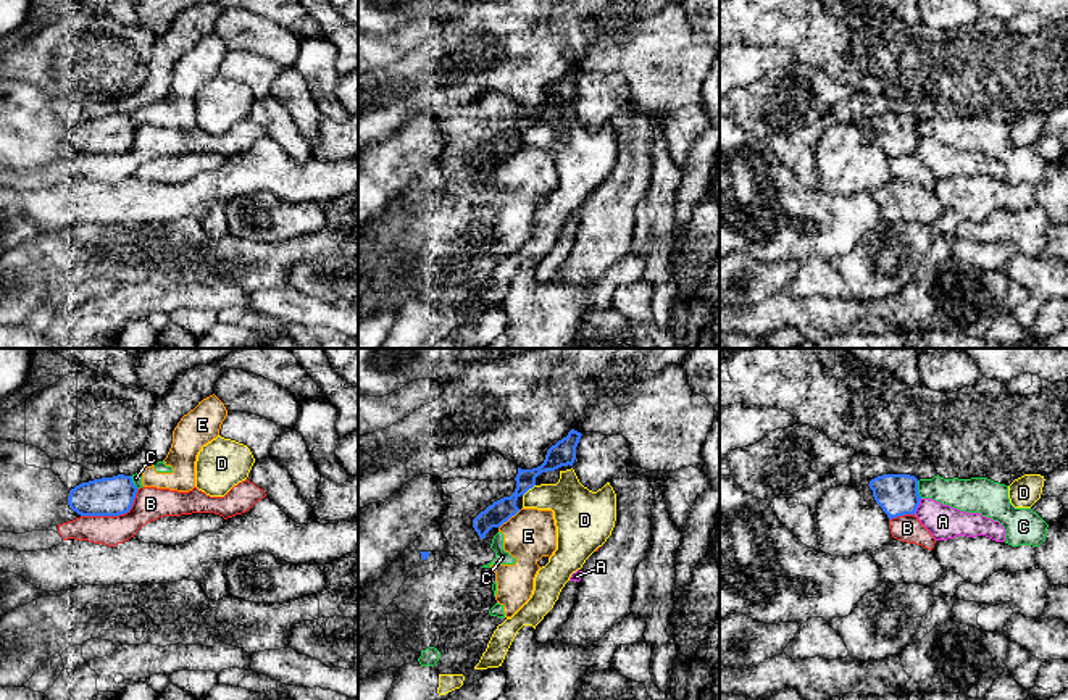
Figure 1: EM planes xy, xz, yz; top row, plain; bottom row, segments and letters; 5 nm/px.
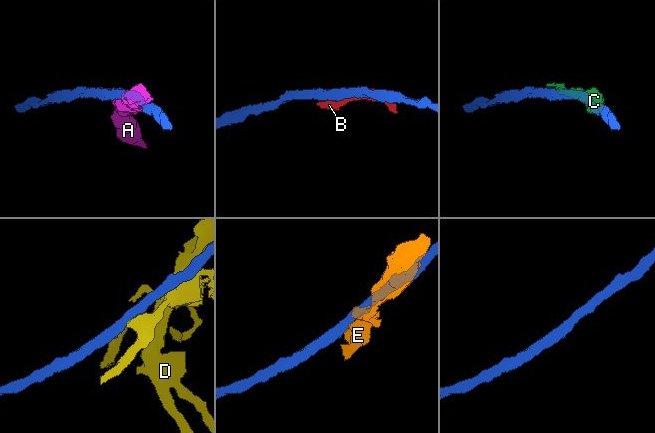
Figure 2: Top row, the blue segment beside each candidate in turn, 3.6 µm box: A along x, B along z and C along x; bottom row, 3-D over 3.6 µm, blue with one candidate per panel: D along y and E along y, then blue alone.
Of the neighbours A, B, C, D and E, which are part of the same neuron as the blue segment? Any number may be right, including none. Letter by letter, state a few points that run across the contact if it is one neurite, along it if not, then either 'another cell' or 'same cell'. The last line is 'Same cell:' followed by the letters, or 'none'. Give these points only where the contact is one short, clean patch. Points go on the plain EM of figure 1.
A: another cell
B: another cell
C: yz (917, 120), (917, 129), (921, 136) | another cell
D: xz (534, 123), (523, 134) | another cell
E: xz (520, 149), (499, 166) | another cell
Same cell: none

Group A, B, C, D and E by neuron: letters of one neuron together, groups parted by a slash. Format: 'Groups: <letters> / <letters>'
Groups: A / B / C E / D

